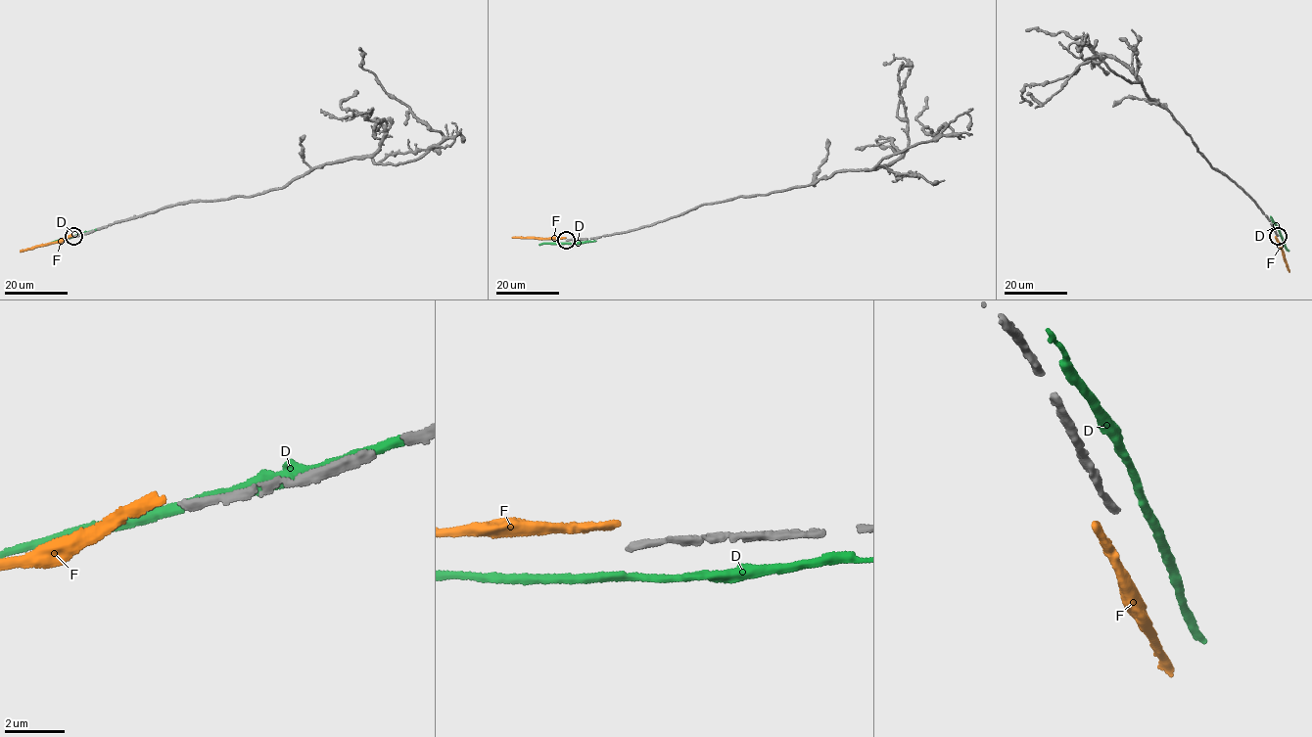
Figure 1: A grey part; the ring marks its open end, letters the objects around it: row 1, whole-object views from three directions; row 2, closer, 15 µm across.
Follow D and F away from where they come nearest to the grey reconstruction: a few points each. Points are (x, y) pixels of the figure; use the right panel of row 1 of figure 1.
D: (1280, 235), (1270, 216)
F: (1276, 237), (1289, 271)

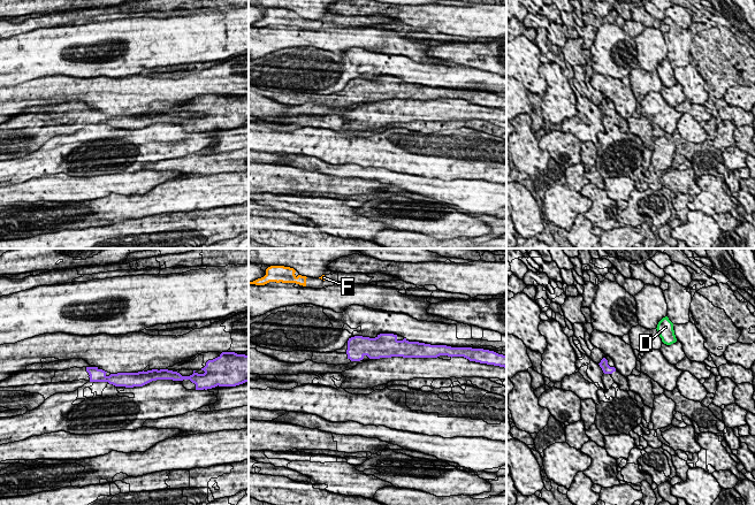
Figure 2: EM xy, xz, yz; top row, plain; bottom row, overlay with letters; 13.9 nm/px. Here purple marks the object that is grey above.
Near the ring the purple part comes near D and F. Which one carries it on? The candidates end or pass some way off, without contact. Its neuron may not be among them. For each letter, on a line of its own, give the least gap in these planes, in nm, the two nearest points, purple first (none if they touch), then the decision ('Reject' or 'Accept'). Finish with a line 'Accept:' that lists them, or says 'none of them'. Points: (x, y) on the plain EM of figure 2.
D: Distance 750 nm. Across: yz (615, 111), (662, 83). Reject
F: Distance 900 nm. Across: xz (351, 79), (323, 22). Reject
Accept: none of them

